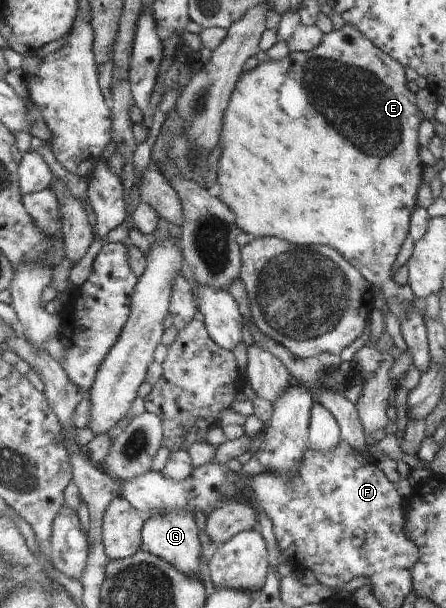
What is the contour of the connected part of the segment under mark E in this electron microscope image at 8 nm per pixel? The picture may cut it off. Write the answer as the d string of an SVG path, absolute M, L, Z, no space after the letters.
M346 24L341 30L332 30L330 33L324 34L322 36L322 41L318 44L317 47L311 49L310 51L303 52L292 52L287 56L287 58L282 61L275 61L273 59L267 60L267 62L259 63L254 69L251 71L246 71L242 74L242 77L239 79L238 86L233 91L229 108L226 110L224 114L224 125L222 130L222 136L220 137L221 144L221 156L218 162L218 172L217 172L217 192L220 199L233 210L236 214L236 223L239 228L249 234L252 234L255 239L265 238L265 237L279 237L280 239L286 240L287 242L297 244L299 246L317 246L317 245L327 245L335 248L335 250L339 250L341 254L349 262L354 263L356 267L361 271L363 278L367 279L367 282L370 282L375 288L379 288L381 290L380 294L383 295L385 299L385 304L387 305L387 310L397 318L397 320L403 320L403 318L407 318L407 310L411 308L411 304L413 304L412 300L414 298L414 294L411 290L408 289L398 289L395 282L391 280L391 272L389 272L389 268L391 268L391 264L393 264L393 260L395 260L395 256L397 256L397 252L399 252L399 248L401 248L401 244L403 244L403 240L405 240L405 236L407 236L407 224L410 224L409 214L411 214L411 210L415 208L415 192L417 192L417 186L419 186L419 180L421 180L421 162L419 162L419 156L417 156L417 126L421 120L423 120L423 114L419 112L419 108L415 106L415 94L411 94L409 90L407 90L407 82L405 82L405 76L403 76L403 65L396 59L392 59L390 55L386 52L379 50L379 47L376 47L374 43L370 41L363 35L360 30L357 30L355 26L351 26L350 24Z

